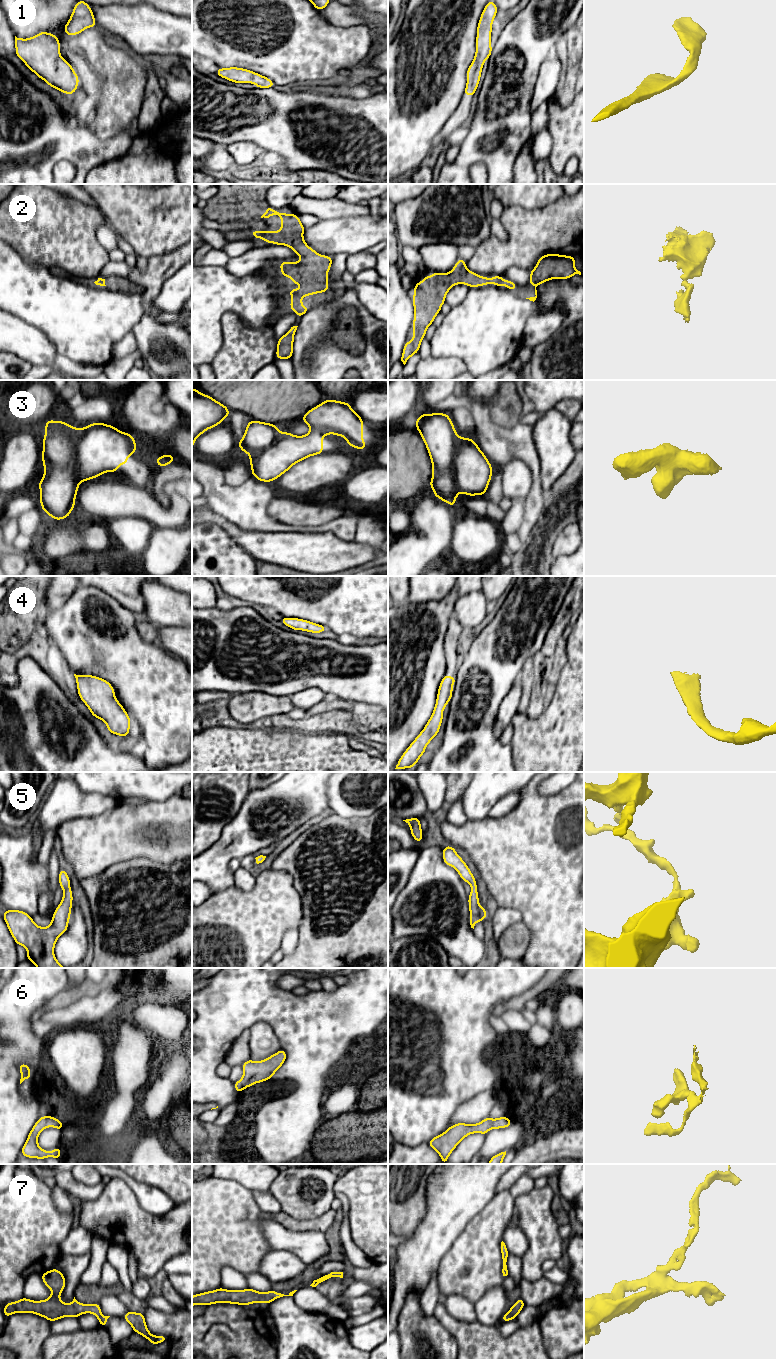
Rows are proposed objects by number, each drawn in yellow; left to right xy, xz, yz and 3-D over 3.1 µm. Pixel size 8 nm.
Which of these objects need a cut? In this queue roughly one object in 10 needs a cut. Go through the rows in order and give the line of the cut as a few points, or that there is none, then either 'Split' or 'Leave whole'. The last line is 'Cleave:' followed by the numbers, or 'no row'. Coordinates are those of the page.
1: No split. Leave whole
2: No split. Leave whole
3: No split. Leave whole
4: No split. Leave whole
5: No split. Leave whole
6: No split. Leave whole
7: No split. Leave whole
Cleave: no row

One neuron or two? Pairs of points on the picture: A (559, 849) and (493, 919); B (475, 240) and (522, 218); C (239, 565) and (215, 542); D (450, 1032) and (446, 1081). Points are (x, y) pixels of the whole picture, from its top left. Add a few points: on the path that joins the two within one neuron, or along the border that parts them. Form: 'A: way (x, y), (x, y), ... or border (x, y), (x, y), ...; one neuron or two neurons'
A: border (491, 905), (514, 908), (521, 914), (522, 920); two neurons
B: border (491, 234), (475, 248); two neurons
C: way (233, 560), (221, 548); one neuron
D: way (446, 1044), (446, 1069); one neuron

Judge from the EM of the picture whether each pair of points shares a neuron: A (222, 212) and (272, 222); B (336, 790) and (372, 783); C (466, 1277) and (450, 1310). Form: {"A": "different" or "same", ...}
{"A": "same", "B": "same", "C": "different"}

